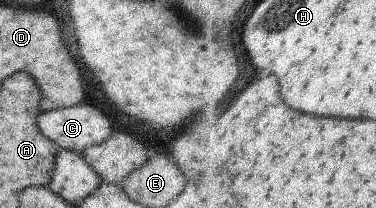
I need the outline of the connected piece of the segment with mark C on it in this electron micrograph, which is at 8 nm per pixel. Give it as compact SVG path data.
M85 101L73 107L41 112L37 118L37 127L47 139L57 143L61 150L74 151L80 155L88 147L103 143L114 131L105 113Z

